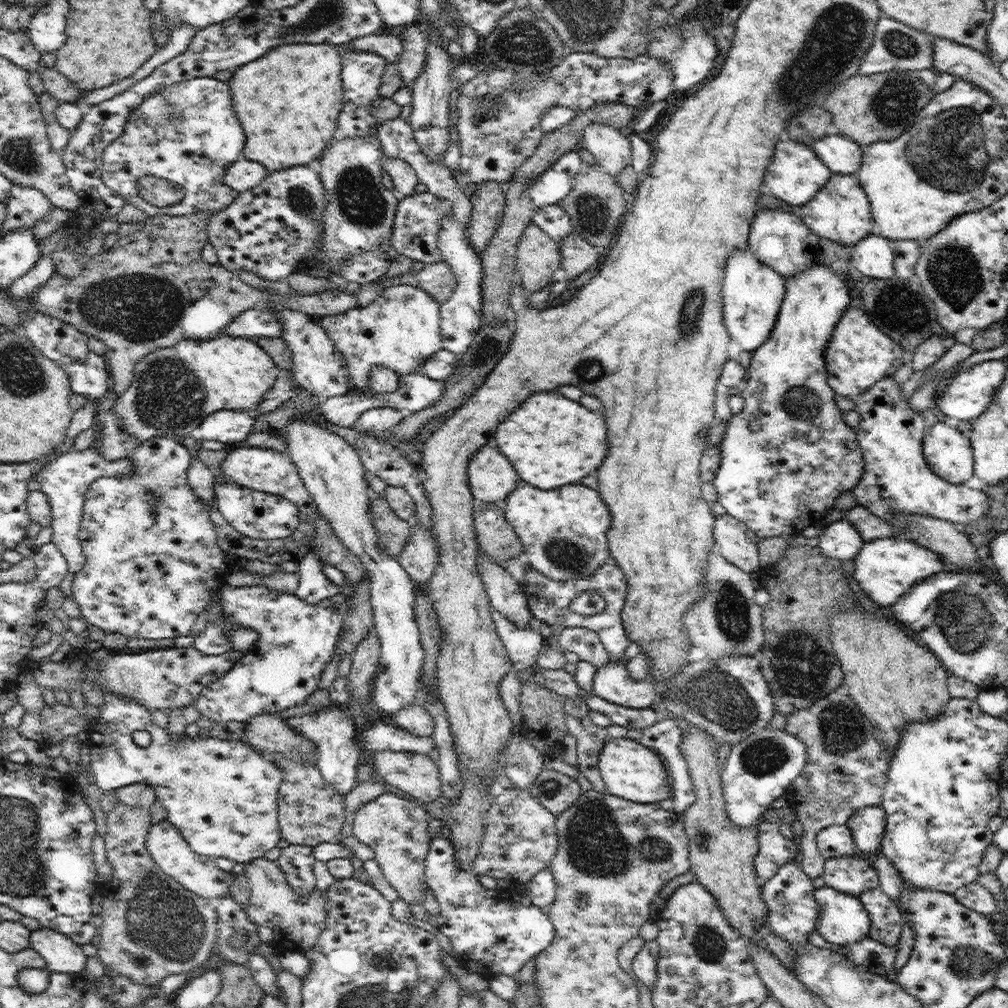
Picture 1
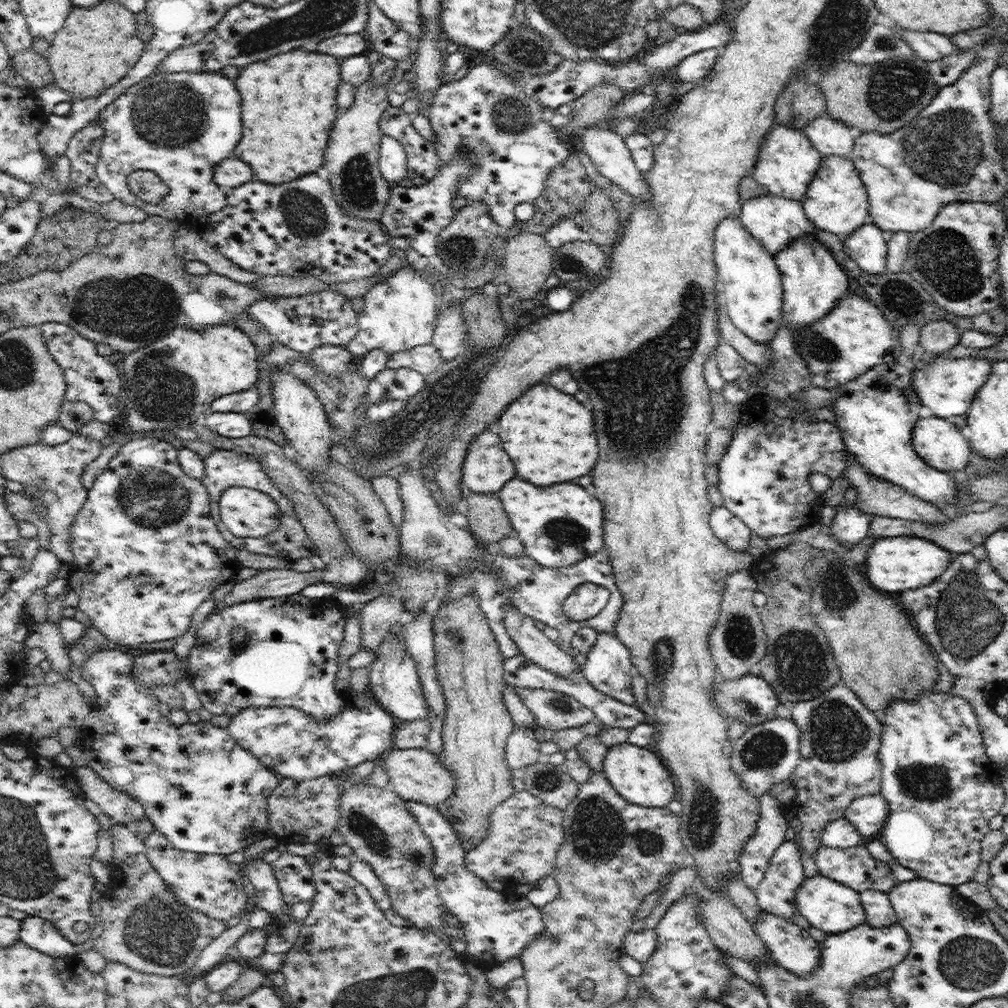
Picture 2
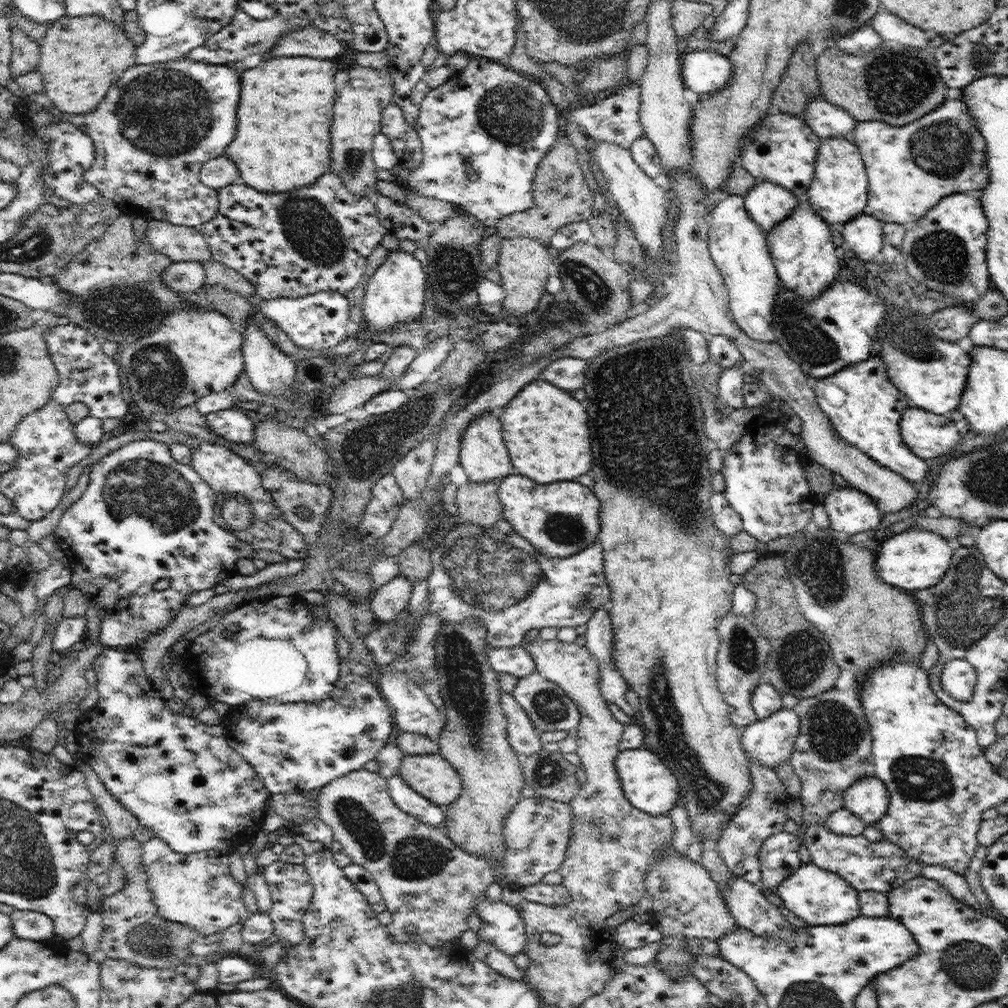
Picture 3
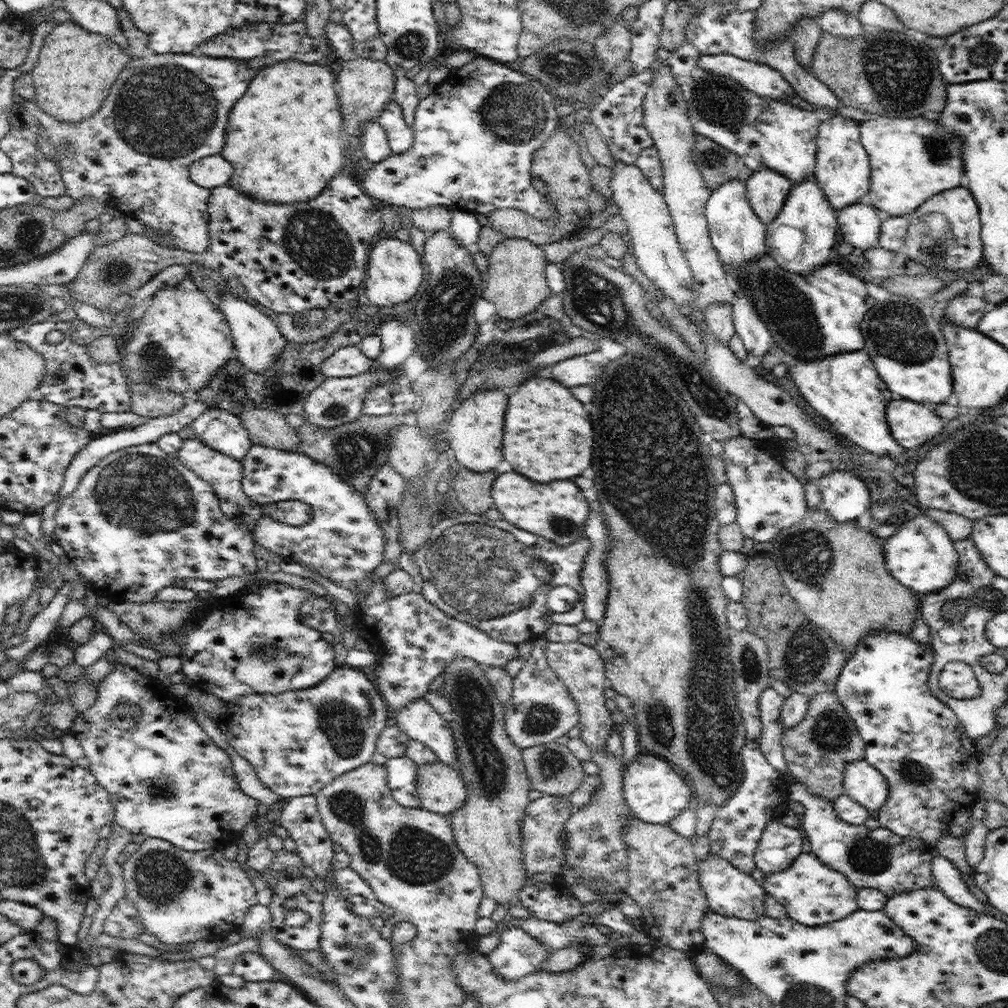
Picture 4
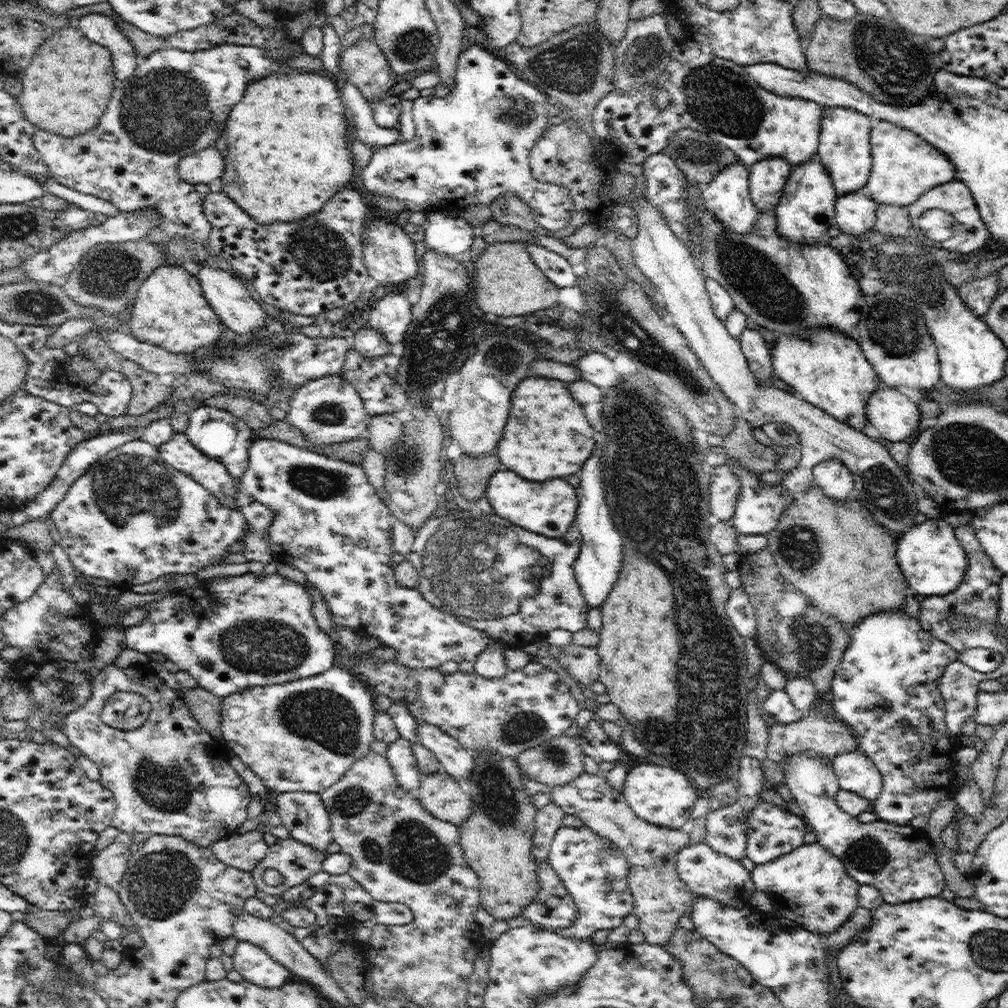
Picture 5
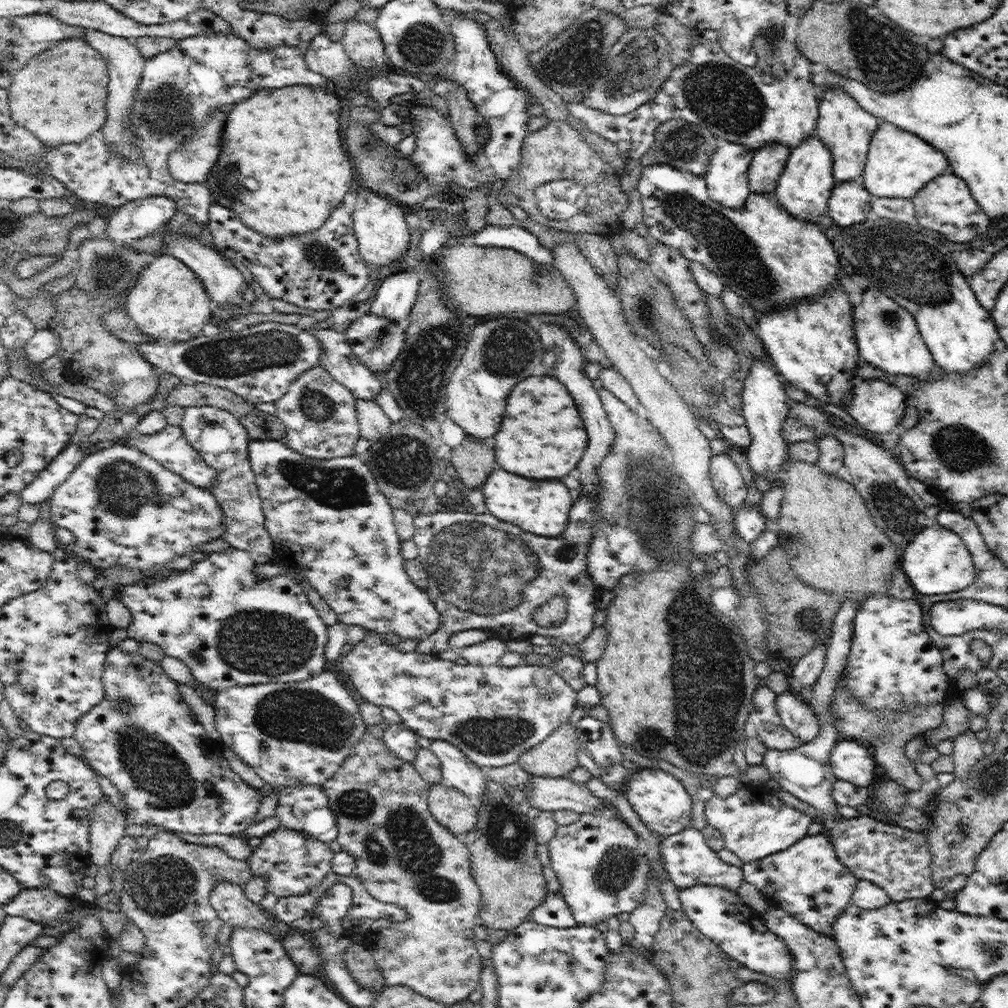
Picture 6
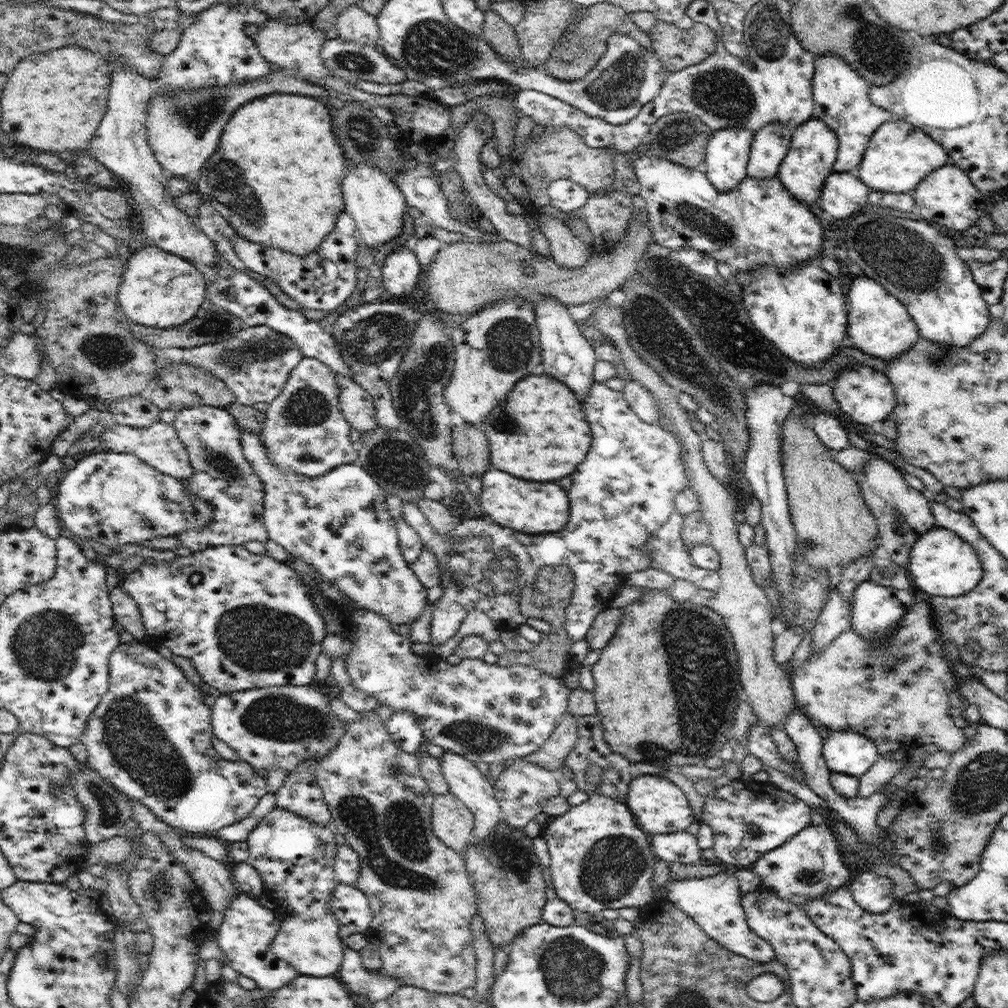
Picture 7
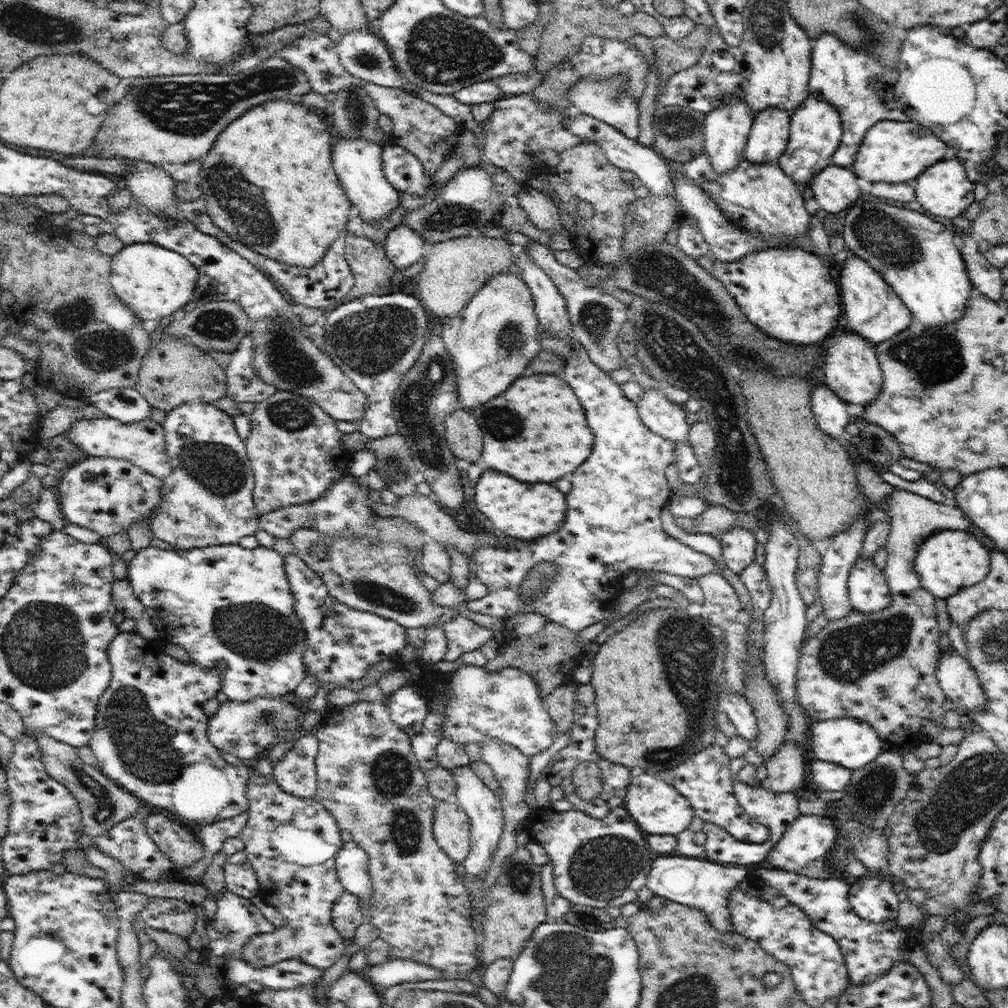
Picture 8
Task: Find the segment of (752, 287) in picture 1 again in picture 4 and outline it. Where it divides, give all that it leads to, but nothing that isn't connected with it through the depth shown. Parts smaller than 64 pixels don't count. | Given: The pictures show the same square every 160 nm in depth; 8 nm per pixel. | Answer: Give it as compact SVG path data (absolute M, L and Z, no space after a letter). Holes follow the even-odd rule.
M731 180L721 184L718 188L710 189L710 198L705 206L705 215L709 228L709 235L712 240L712 247L718 251L718 257L724 266L744 266L748 265L752 259L760 259L767 254L765 246L766 223L763 223L752 210L748 202L745 183L741 180ZM740 295L733 301L732 317L735 332L749 352L749 356L762 358L774 347L772 333L758 318L754 301L748 295Z

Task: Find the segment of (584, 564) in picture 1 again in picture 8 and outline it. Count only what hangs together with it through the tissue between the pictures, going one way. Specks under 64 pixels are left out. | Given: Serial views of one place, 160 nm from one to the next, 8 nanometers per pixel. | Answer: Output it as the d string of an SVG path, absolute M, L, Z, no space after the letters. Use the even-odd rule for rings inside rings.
M486 470L476 484L475 503L478 510L492 520L496 530L508 537L523 541L544 538L547 534L558 531L564 523L567 513L566 496L552 484L526 484L510 478L508 474L500 474L498 470Z

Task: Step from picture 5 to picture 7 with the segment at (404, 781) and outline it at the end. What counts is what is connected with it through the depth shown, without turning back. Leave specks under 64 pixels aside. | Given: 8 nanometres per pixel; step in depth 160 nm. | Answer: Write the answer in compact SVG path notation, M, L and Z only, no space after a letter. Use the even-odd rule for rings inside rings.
M395 712L388 719L386 728L398 749L408 754L415 754L420 749L424 736L420 721L413 712Z

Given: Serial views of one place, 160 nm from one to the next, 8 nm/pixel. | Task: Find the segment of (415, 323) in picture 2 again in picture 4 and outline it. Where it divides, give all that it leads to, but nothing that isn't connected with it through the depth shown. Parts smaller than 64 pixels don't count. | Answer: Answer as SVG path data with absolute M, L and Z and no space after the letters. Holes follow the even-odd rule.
M397 237L380 239L368 256L367 278L362 285L362 297L378 307L408 302L416 295L424 278L423 262L420 262L420 258L410 243L402 242Z

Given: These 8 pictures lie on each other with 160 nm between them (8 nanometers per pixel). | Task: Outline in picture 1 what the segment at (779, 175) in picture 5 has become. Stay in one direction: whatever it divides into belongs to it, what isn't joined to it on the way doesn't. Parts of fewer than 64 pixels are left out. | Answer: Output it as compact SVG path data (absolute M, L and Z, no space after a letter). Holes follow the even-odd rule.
M758 210L748 240L748 249L754 253L759 262L788 279L802 271L808 271L814 265L816 253L819 250L820 236L810 230L804 221L790 212L779 210Z

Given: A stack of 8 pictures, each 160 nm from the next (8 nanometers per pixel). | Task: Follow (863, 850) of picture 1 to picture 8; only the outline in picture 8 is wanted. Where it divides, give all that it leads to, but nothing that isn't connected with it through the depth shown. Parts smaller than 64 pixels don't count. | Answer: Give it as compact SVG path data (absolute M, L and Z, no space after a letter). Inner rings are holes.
M852 717L831 718L828 721L812 723L809 735L812 737L812 750L816 759L836 763L850 771L862 769L887 748L872 726Z

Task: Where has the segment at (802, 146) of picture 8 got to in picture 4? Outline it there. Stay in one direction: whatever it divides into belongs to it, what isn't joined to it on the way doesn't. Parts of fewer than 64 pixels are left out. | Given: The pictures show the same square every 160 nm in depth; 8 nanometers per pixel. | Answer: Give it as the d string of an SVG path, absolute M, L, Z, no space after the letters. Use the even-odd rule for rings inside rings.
M815 178L793 183L782 210L766 228L767 254L782 266L784 271L794 275L808 275L816 271L818 266L832 262L830 253L836 244L839 224L835 210L830 206Z

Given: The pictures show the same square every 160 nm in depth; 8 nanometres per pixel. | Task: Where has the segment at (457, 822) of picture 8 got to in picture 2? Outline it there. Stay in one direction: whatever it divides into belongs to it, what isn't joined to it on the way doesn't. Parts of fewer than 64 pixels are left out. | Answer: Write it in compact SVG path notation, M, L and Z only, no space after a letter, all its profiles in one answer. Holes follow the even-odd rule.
M395 749L381 759L388 773L389 787L404 801L437 807L454 795L456 782L450 771L440 762L439 756L428 749Z

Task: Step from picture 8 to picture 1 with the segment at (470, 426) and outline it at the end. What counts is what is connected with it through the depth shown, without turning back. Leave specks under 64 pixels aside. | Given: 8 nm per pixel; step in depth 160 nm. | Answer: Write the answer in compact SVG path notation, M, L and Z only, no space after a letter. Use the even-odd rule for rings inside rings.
M478 499L473 501L473 505L477 541L486 556L505 565L507 558L523 553L520 537L507 522L504 509Z

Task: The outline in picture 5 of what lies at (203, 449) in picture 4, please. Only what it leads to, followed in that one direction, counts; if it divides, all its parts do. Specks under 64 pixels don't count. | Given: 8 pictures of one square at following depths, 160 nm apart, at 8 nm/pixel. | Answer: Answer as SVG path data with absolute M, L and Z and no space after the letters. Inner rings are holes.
M175 432L170 440L158 446L162 460L167 465L190 475L206 487L218 500L232 509L236 508L235 494L239 491L228 469L216 459L206 456L194 446L186 433Z

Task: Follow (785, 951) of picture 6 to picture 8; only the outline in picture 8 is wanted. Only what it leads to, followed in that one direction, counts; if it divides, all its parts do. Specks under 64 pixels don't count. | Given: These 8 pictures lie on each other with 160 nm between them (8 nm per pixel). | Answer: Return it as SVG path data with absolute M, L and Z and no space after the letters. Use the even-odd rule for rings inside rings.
M657 854L645 886L655 895L663 896L686 906L699 908L705 912L709 923L718 932L729 932L729 930L735 931L727 905L729 894L748 874L749 872L739 866L720 865L704 858Z

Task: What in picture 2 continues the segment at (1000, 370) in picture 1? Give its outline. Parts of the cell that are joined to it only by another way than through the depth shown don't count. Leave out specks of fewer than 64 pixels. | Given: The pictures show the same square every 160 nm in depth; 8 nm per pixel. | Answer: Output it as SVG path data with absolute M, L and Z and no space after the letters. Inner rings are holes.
M918 345L917 352L908 362L912 368L913 376L910 386L913 388L925 413L952 420L954 416L964 416L971 407L974 397L988 381L991 373L992 361L986 357L944 358L941 354L926 352Z

